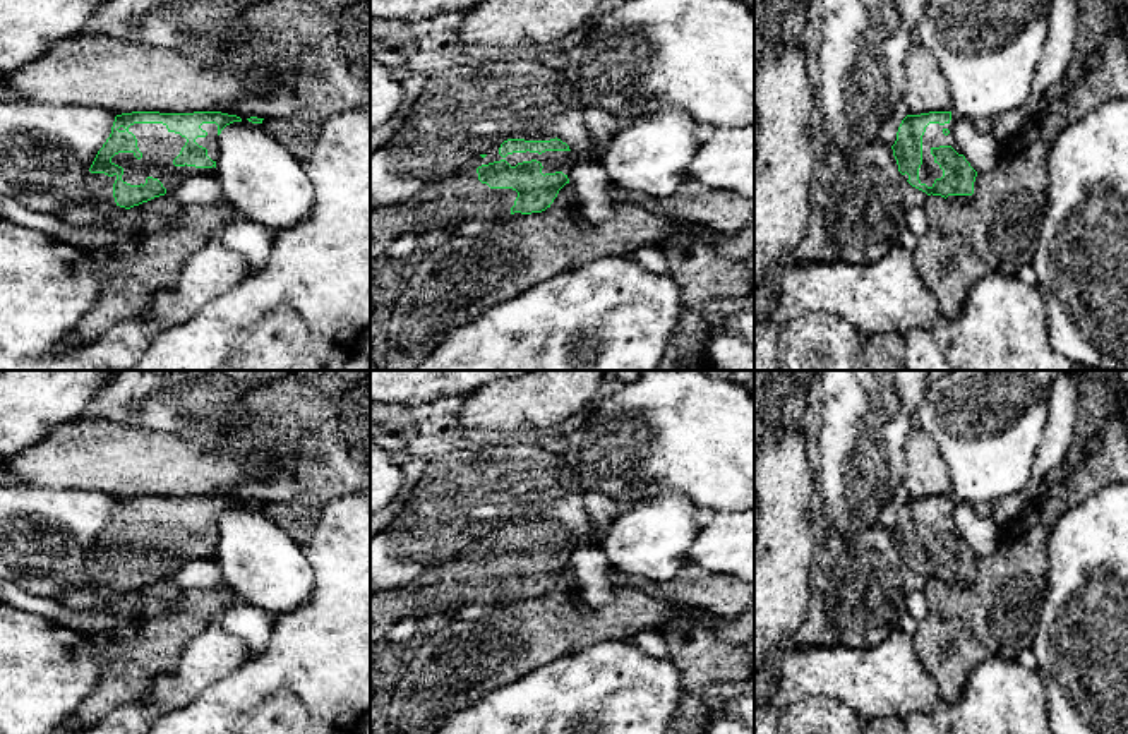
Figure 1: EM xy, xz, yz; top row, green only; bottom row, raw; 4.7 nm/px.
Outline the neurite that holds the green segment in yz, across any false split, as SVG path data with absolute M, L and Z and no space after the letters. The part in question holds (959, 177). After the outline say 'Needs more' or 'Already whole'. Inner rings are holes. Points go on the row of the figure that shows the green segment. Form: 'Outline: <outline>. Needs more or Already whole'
Outline: M955 113L907 115L891 146L898 171L927 196L972 196L977 171L955 142Z. Needs more

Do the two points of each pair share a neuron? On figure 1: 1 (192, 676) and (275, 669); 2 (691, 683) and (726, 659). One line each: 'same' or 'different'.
1: different
2: same

